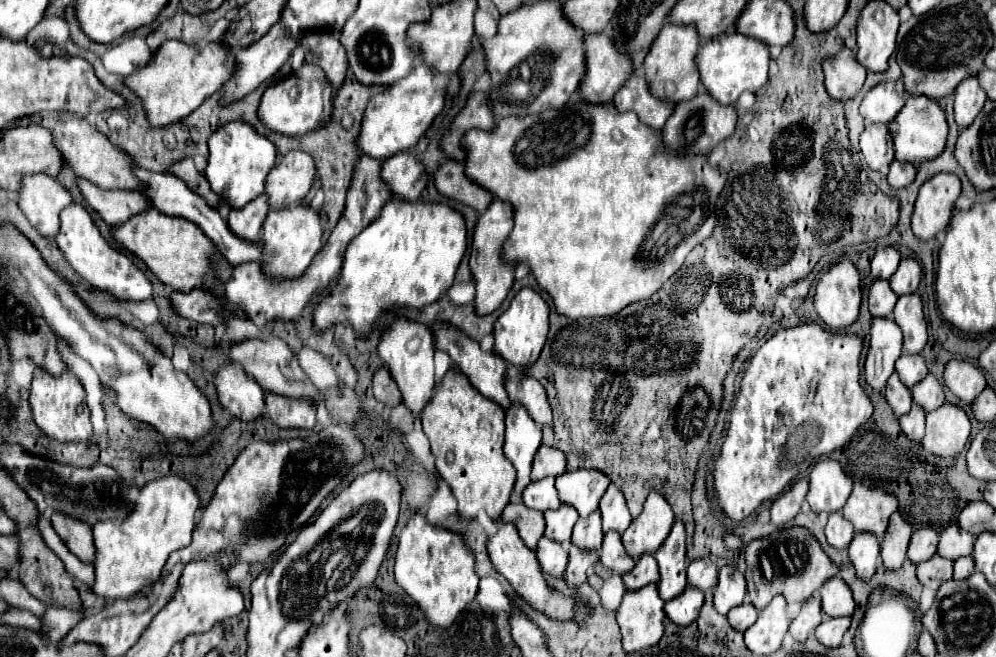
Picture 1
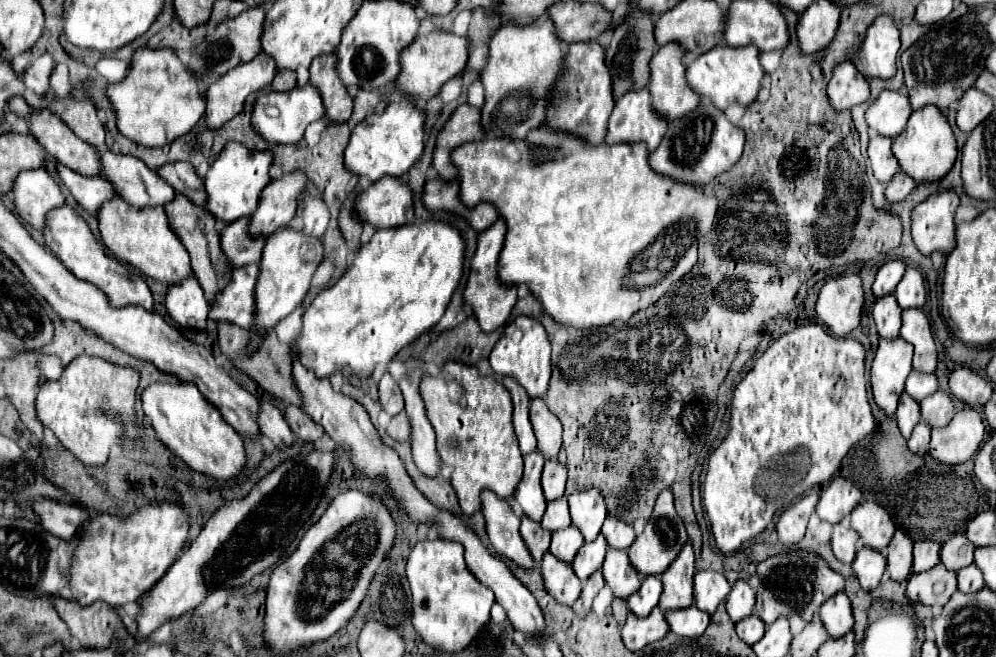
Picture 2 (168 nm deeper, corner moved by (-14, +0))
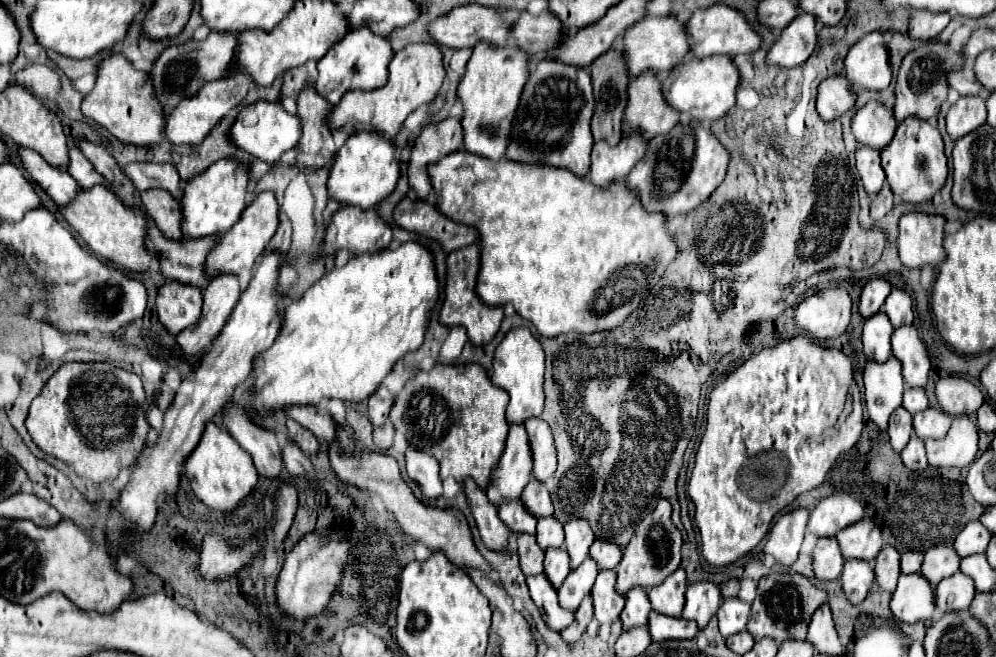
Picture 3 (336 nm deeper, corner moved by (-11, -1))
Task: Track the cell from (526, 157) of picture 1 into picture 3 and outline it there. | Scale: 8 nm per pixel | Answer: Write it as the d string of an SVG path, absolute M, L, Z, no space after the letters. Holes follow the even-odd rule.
M466 150L452 152L430 164L428 174L436 190L436 206L450 220L474 226L480 232L482 256L476 292L482 302L488 306L512 302L516 312L530 320L546 338L570 332L590 334L620 326L640 306L644 294L660 282L662 268L678 256L676 238L666 230L666 216L644 210L638 192L628 184L600 188L568 168L516 160L500 160L494 168L498 170L494 180L476 180L472 184L472 154Z

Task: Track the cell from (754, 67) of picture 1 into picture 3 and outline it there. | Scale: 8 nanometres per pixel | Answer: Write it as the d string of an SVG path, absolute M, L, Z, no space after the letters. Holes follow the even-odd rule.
M708 56L708 58L690 58L678 64L668 80L670 86L666 88L666 100L672 108L680 112L690 112L692 118L704 120L710 124L716 118L728 114L730 108L736 106L736 92L740 86L740 70L734 64L732 56Z

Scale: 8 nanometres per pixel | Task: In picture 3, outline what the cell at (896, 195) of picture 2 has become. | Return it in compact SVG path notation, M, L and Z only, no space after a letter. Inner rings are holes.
M884 184L882 190L874 196L874 200L870 204L870 216L874 220L880 220L882 216L886 216L892 210L892 206L894 206L894 194L892 194L890 186Z

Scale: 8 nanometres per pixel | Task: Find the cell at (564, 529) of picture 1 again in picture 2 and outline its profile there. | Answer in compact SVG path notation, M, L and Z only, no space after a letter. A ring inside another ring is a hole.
M567 527L563 531L553 533L553 537L551 537L551 549L549 551L557 559L561 559L565 563L573 563L573 559L575 559L575 555L577 555L577 551L579 551L581 545L583 545L583 537L581 537L579 529L577 527Z

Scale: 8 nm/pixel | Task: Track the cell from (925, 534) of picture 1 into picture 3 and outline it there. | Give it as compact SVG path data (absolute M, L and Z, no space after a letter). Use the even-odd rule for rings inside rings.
M908 550L908 552L902 554L900 566L902 566L902 572L904 572L904 574L914 574L914 572L920 572L922 562L924 562L924 552Z

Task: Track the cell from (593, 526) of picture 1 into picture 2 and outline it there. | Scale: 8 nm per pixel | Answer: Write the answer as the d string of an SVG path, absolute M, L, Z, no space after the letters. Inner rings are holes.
M599 535L593 543L587 543L579 549L575 561L573 561L573 571L575 575L585 581L589 579L589 575L593 575L597 569L601 569L603 559L605 559L605 551L607 551L607 543L603 539L603 535Z

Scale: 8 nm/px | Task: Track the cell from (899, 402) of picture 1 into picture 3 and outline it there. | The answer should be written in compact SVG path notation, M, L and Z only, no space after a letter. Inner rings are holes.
M896 408L890 416L890 426L888 426L888 434L890 434L890 444L896 452L902 452L902 448L908 444L910 436L914 434L914 426L912 426L912 414L906 412L906 408Z

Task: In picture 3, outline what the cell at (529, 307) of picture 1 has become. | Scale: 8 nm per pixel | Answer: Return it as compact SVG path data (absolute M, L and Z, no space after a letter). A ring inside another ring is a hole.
M514 328L510 330L504 340L498 344L492 360L492 384L500 386L508 392L510 402L506 410L506 420L510 424L518 422L522 424L528 418L536 418L542 414L544 408L544 348L542 344L532 336L530 328Z

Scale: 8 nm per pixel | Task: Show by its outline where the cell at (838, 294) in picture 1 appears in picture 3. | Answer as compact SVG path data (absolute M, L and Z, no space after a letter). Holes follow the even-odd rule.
M826 288L796 308L796 324L814 340L838 338L846 332L852 316L852 298L846 288Z

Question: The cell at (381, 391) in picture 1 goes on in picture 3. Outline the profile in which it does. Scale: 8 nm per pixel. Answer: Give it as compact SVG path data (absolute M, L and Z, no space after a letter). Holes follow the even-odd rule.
M380 384L378 390L368 398L368 418L374 426L382 426L388 420L394 400L396 400L396 396L390 394L384 384Z

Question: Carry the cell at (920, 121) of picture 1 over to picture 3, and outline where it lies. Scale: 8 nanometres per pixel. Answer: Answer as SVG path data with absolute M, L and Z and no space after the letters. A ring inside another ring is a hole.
M908 116L898 124L898 130L892 142L880 152L882 168L886 172L886 180L894 192L904 202L920 204L924 200L932 200L932 196L944 186L948 178L948 160L944 154L944 142L938 128L930 126L928 120L918 116Z

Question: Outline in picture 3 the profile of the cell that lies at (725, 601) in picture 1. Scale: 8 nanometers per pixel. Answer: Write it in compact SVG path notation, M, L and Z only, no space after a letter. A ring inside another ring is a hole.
M738 596L726 598L722 602L722 606L718 608L716 616L718 616L718 622L720 622L720 634L724 638L728 638L728 636L746 628L748 616L750 616L750 604L740 600Z

